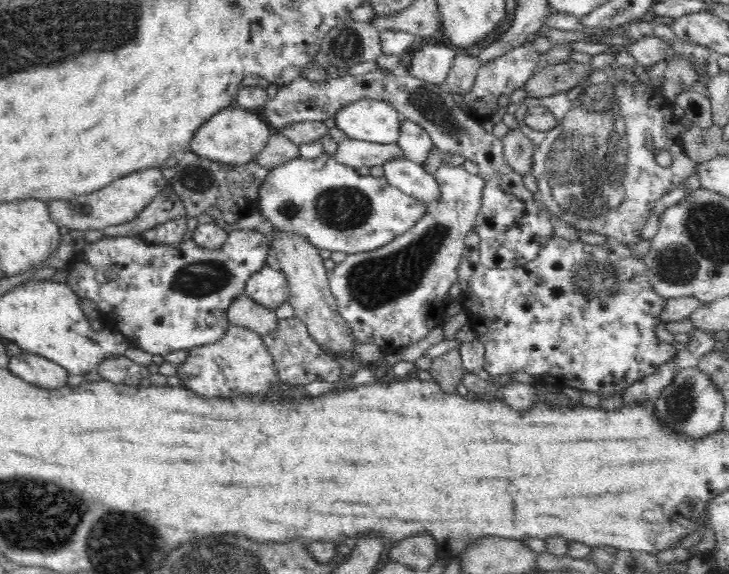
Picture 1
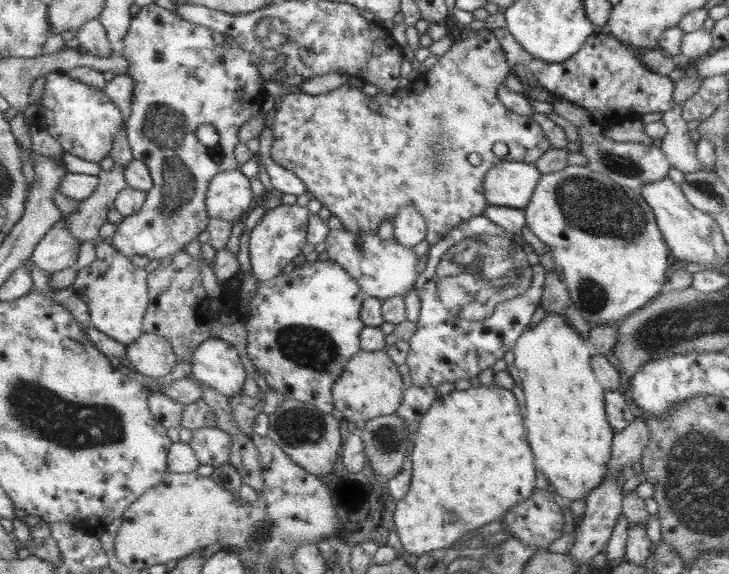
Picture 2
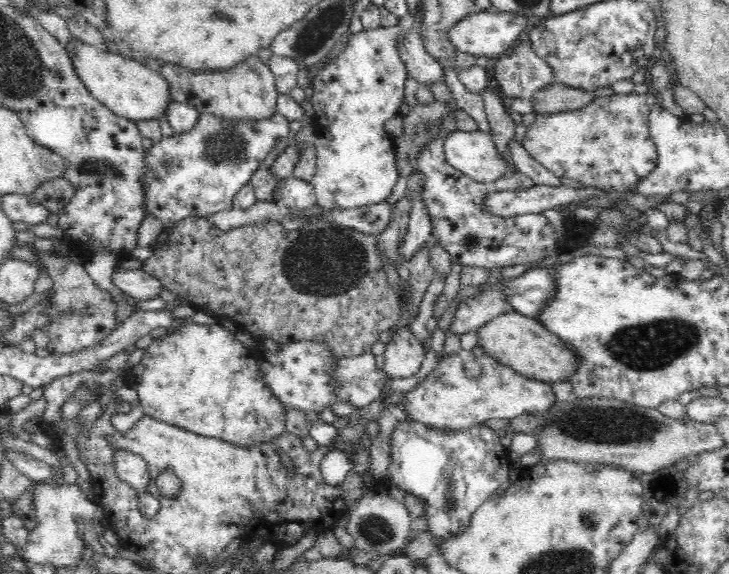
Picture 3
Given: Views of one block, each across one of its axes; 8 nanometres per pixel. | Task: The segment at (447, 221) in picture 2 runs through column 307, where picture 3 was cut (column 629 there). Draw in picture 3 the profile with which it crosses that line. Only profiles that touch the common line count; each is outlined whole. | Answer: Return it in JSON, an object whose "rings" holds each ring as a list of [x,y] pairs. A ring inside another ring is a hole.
{"rings":[[[653,92],[647,94],[614,94],[595,99],[578,110],[557,113],[537,114],[535,121],[527,128],[523,139],[524,148],[540,164],[543,164],[556,176],[577,180],[586,186],[597,186],[609,192],[623,192],[634,186],[639,179],[650,174],[657,166],[657,148],[650,138],[648,116],[650,110],[659,101]]]}

